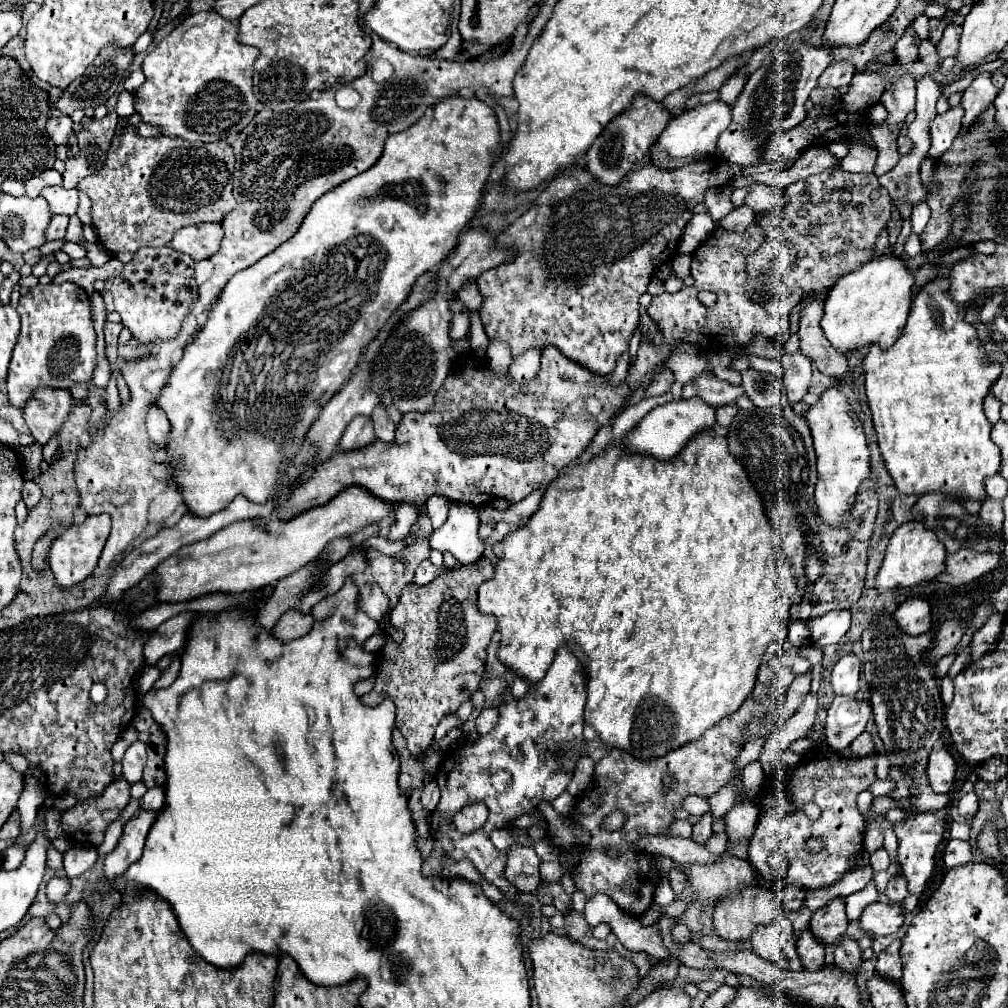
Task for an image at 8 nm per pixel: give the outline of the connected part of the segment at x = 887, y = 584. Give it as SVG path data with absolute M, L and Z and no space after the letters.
M906 522L896 528L894 536L890 538L882 568L876 576L876 588L878 592L886 592L892 588L906 588L920 584L924 580L932 580L944 570L946 560L946 548L942 548L942 542L930 532L928 528L922 528L918 522Z

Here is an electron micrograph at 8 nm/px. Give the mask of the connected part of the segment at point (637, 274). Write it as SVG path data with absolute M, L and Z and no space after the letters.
M714 154L714 160L710 156L676 170L644 164L626 174L616 186L606 186L594 180L586 166L574 164L566 168L546 186L530 210L498 236L500 244L518 248L518 258L510 264L490 268L476 278L482 294L480 318L484 332L490 340L508 342L514 356L530 348L554 344L564 356L586 366L590 372L608 376L616 368L618 356L628 350L628 342L638 326L638 298L646 292L654 270L676 256L684 226L694 216L692 208L704 202L704 194L710 188L726 186L740 170L742 166Z

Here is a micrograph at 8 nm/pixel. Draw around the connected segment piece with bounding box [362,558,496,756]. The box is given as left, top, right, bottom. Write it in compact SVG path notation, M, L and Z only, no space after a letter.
M480 558L474 564L454 568L434 578L426 586L416 586L410 582L402 590L396 608L390 612L392 628L404 630L406 638L402 644L396 644L388 638L382 652L376 654L376 686L370 694L362 696L362 702L370 706L370 698L390 698L396 704L396 728L406 738L408 748L414 756L420 756L430 748L440 718L444 718L450 712L456 712L458 706L464 700L468 700L480 686L484 674L484 662L486 662L486 648L490 644L492 634L496 632L496 618L486 616L478 610L476 592L478 586L490 580L492 576L494 576L494 566L490 564L488 558Z

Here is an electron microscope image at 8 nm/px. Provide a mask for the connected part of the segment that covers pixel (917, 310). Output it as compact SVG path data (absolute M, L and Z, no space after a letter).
M948 276L937 277L912 300L912 312L908 324L894 348L882 350L878 344L870 348L864 358L866 394L878 432L878 446L884 456L886 468L892 474L898 492L902 494L928 494L944 492L960 500L980 500L988 496L984 492L984 478L994 476L1000 470L1000 448L990 436L992 424L984 416L984 398L990 392L1002 366L986 358L986 350L974 332L974 326L962 320L962 308L950 300Z

